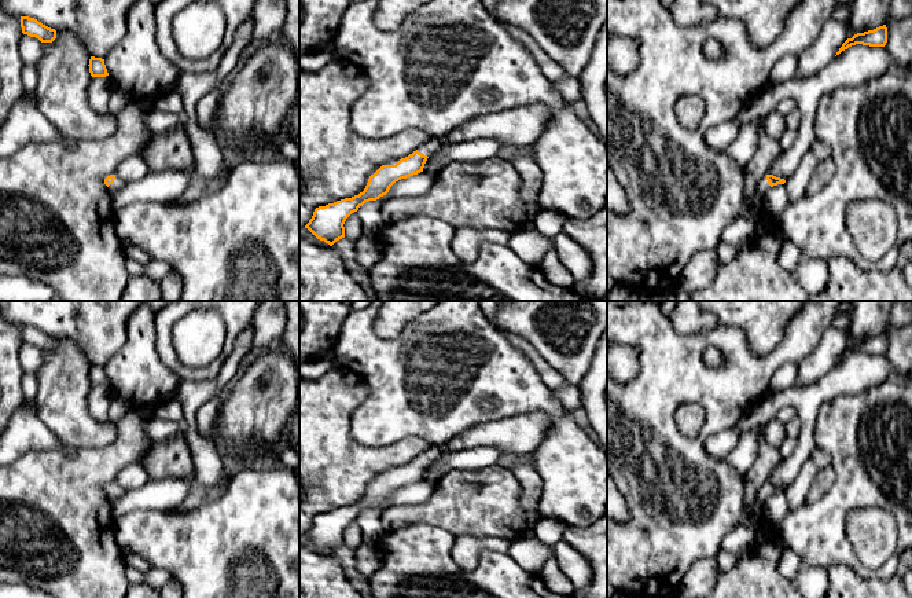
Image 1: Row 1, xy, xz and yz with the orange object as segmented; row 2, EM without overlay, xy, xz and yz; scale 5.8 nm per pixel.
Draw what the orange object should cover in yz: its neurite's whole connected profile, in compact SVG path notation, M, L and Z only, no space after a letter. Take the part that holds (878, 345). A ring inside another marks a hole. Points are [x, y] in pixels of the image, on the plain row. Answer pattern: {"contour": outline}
{"contour": "M886 333L879 334L874 338L868 338L864 341L857 341L852 346L847 346L836 363L839 363L842 359L847 357L852 353L856 352L863 352L863 353L869 353L869 355L885 355L887 351L887 335Z"}

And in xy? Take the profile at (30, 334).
{"contour": "M21 324L22 341L38 346L41 351L52 351L56 346L56 338L51 337L34 326Z"}

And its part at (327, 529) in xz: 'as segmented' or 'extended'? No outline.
extended

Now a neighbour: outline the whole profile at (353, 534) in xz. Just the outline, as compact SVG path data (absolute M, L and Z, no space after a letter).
M357 520L352 521L345 532L345 546L352 550L356 551L361 544L363 544L363 529L358 525Z

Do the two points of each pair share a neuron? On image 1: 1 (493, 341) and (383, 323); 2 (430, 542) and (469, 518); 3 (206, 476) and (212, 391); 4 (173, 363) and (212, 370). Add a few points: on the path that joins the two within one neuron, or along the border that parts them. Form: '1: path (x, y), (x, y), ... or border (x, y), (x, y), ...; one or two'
1: border (419, 315), (390, 338), (381, 338), (372, 329); two
2: border (415, 523), (440, 525), (455, 536); two
3: path (205, 454), (190, 432), (190, 407); one
4: path (183, 371), (202, 373); one

